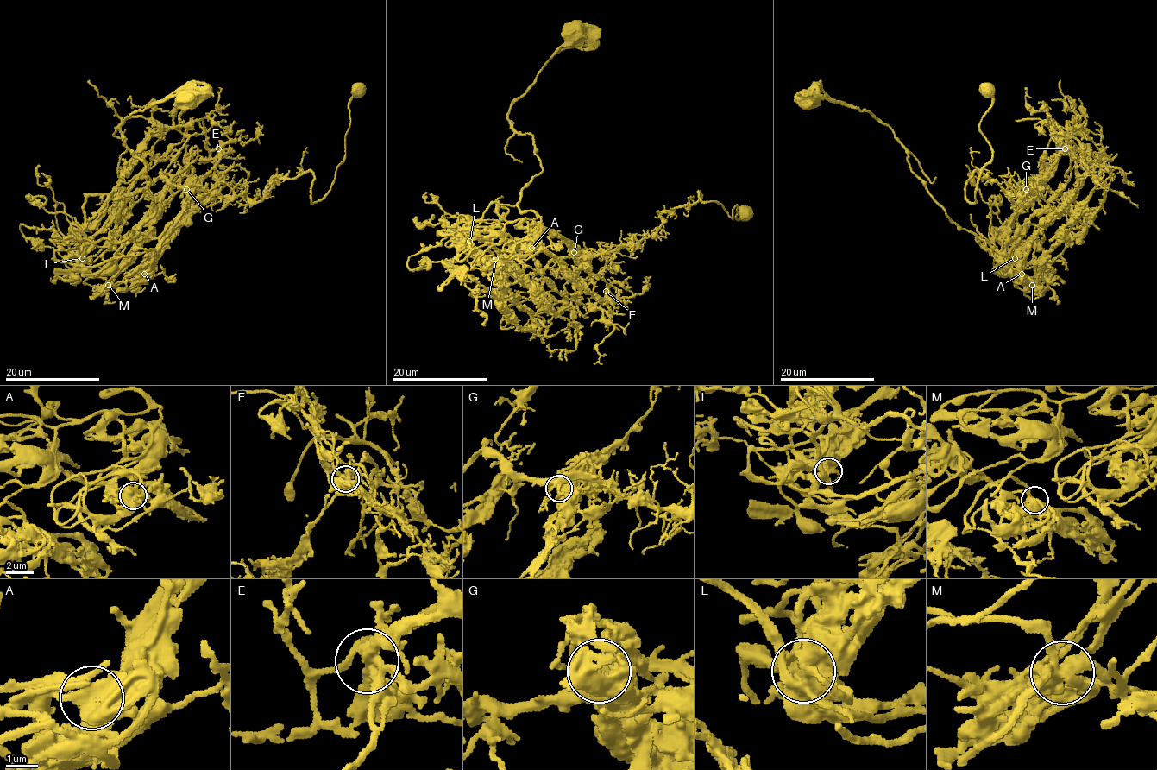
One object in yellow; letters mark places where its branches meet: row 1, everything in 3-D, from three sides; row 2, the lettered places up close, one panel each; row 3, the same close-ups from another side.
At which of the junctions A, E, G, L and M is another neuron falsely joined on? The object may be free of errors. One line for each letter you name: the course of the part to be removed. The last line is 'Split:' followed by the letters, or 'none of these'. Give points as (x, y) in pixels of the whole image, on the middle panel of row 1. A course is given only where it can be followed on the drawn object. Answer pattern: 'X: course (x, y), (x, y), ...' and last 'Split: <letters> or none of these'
G: course (574, 252), (638, 244), (698, 191), (732, 218), (736, 205), (737, 218), (749, 209)
Split: G

